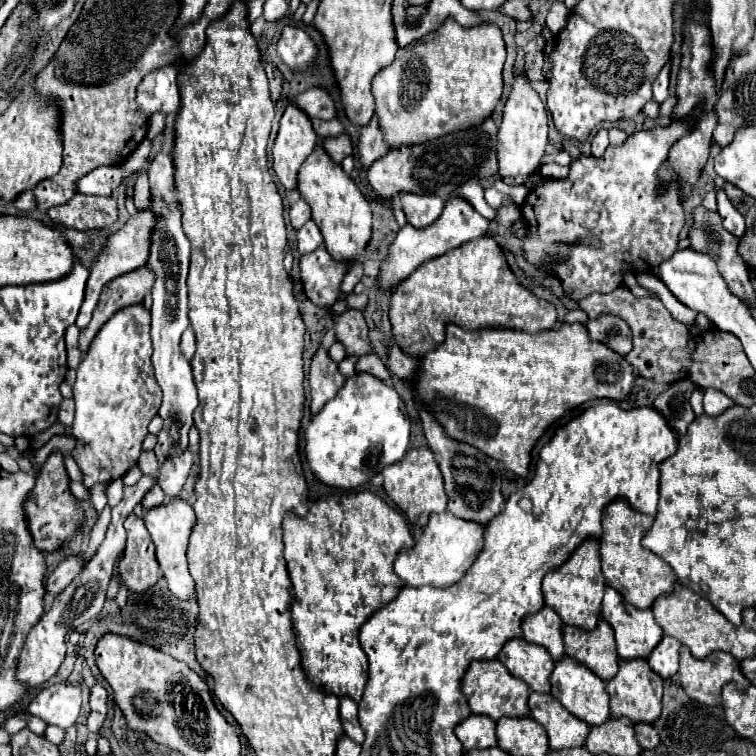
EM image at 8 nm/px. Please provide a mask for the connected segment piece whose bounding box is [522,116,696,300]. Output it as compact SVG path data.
M692 116L672 120L668 126L656 126L652 130L640 130L628 136L622 146L608 146L602 158L580 156L570 166L568 178L538 182L524 202L524 216L528 218L530 232L524 238L526 258L534 266L554 270L562 280L570 298L582 300L594 292L610 292L622 284L620 264L628 262L636 272L656 272L656 264L668 260L676 252L678 234L684 226L684 210L680 202L678 182L672 180L664 192L660 192L660 166L668 160L668 152L676 140L690 134L694 128Z

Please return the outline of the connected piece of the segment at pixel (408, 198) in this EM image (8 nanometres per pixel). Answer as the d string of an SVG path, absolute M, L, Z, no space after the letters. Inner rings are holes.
M402 192L400 202L402 202L402 210L408 222L416 228L430 226L444 208L444 202L440 198L426 198L412 192Z

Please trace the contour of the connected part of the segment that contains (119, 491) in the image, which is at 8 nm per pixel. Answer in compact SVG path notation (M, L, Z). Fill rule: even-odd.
M116 478L108 486L108 504L114 508L124 498L124 480Z

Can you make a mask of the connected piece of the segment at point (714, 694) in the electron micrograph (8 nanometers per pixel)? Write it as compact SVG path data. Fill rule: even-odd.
M688 646L680 648L680 684L684 692L704 704L718 706L720 704L720 690L728 682L736 682L738 690L748 686L744 674L740 672L740 664L734 656L724 652L712 652L706 658L694 658L688 652Z

